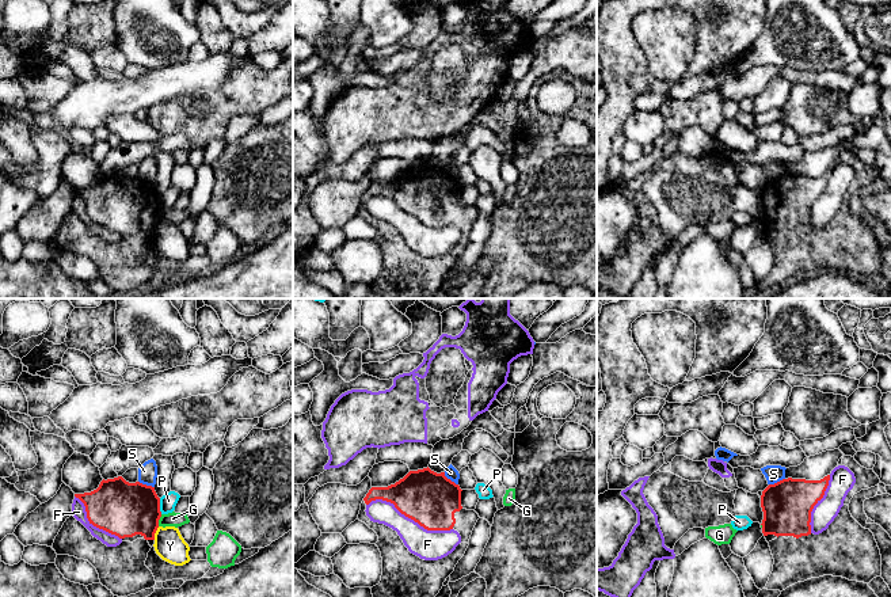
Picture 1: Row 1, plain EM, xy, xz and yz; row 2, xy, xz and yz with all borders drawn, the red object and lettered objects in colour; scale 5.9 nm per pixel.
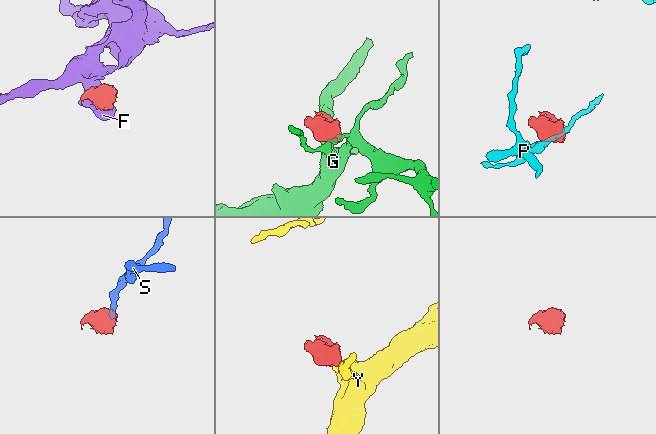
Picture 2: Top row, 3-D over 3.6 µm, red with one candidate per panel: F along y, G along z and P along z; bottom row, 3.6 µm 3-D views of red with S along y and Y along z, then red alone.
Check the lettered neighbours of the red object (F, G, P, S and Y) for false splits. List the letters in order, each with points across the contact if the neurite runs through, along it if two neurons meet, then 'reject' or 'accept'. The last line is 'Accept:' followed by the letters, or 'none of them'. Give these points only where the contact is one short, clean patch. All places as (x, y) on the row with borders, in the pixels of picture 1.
F: reject
G: along xy (162, 514), (157, 525) | reject
P: along xy (159, 498), (159, 510), (162, 513) | reject
S: along xz (444, 472), (457, 485) | reject
Y: along xy (159, 527), (153, 539) | reject
Accept: none of them

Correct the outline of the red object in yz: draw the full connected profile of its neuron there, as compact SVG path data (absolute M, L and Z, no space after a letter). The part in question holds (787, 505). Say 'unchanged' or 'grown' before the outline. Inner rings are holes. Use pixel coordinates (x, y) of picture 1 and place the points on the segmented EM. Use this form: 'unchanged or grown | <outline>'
unchanged | M830 475L820 480L788 478L769 484L761 495L764 536L811 535L811 512L823 498L829 480Z

